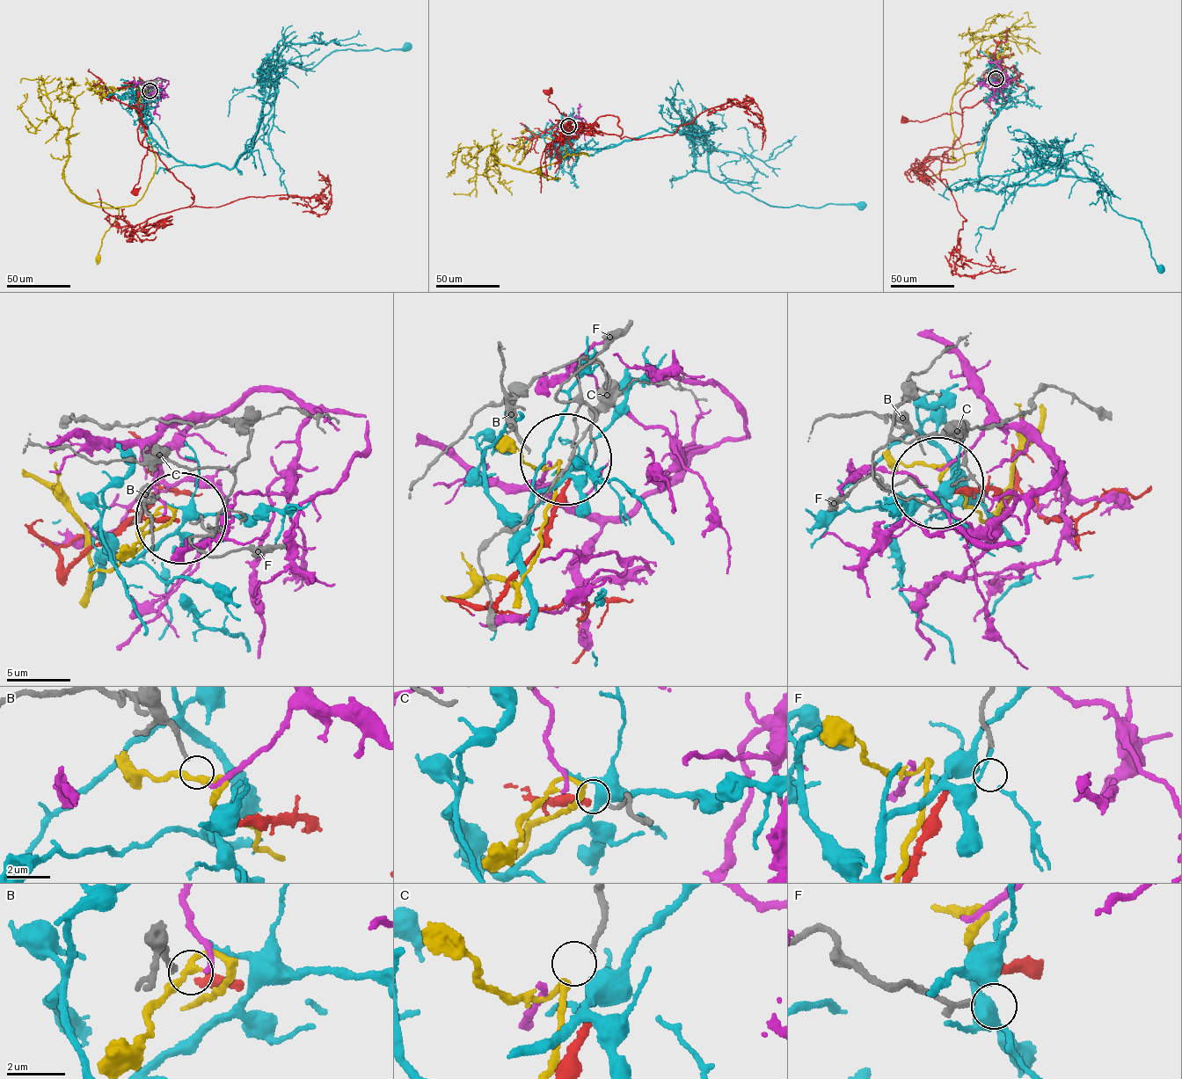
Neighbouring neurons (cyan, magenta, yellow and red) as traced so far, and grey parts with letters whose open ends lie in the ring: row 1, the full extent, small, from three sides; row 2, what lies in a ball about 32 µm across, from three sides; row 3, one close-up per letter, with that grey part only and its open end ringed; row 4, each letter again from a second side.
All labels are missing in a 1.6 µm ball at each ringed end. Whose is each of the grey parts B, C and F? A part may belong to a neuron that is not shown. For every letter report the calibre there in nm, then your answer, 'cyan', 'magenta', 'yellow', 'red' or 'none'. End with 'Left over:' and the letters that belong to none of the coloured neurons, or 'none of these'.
B: 180 nm | magenta
C: 160 nm | yellow
F: 240 nm | none
Left over: F

